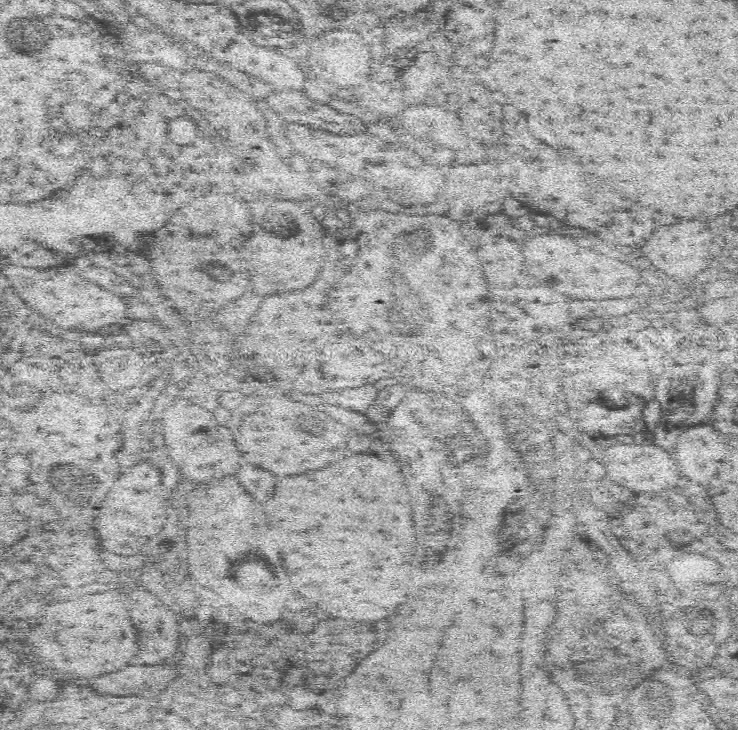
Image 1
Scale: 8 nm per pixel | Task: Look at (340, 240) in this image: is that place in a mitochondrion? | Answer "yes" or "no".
no

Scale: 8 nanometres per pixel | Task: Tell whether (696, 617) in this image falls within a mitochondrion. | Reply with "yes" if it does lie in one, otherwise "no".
yes

